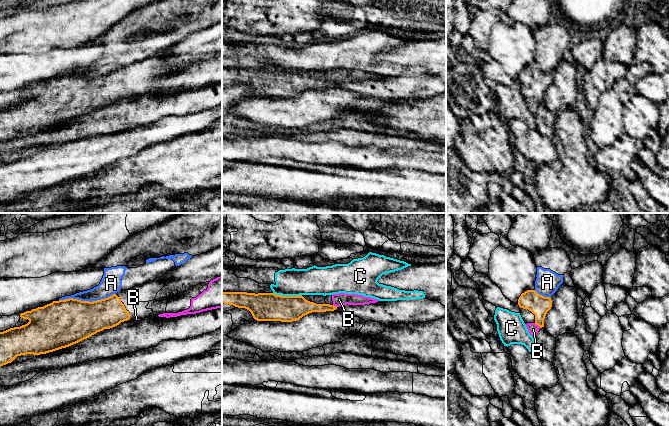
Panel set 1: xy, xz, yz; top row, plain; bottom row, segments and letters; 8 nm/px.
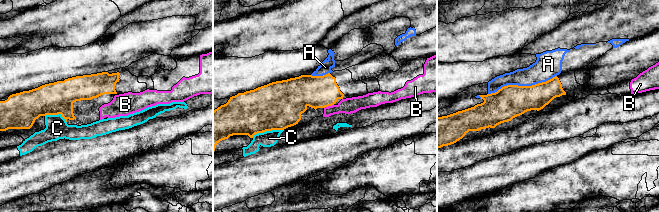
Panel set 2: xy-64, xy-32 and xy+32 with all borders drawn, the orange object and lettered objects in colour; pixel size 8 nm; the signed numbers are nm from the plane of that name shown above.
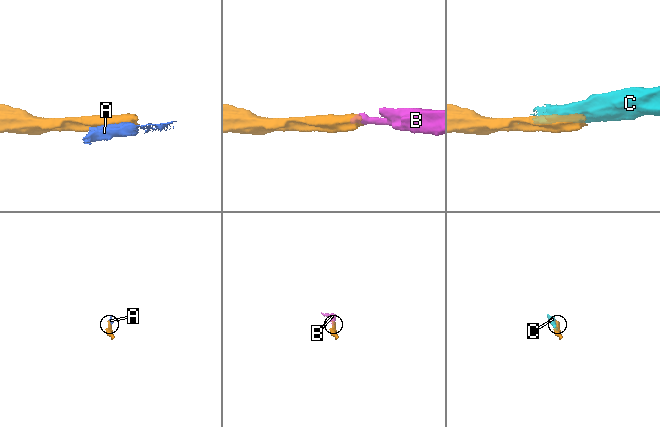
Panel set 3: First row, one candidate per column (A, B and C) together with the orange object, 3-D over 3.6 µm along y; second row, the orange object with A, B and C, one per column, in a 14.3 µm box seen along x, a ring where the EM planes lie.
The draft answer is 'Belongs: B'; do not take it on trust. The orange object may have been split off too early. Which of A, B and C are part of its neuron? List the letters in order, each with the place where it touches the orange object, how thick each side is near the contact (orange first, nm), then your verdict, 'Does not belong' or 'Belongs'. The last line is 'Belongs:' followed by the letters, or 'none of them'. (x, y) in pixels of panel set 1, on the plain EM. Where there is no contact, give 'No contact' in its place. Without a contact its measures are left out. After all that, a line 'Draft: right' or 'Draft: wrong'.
A: Touches orange at xy (87, 77). Thickness 360 nm (orange) against 170 nm. Does not belong
B: Touches orange at yz (537, 100). Thickness 160 nm (orange) against 90 nm. Belongs
C: Touches orange at xz (287, 72). Thickness 220 nm (orange) against 220 nm. Does not belong
Belongs: B
Draft: right

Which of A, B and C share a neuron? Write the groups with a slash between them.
A / B / C

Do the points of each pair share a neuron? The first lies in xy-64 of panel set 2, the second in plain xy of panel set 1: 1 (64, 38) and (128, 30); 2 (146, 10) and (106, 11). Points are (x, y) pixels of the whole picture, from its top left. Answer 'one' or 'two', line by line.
1: two
2: two

